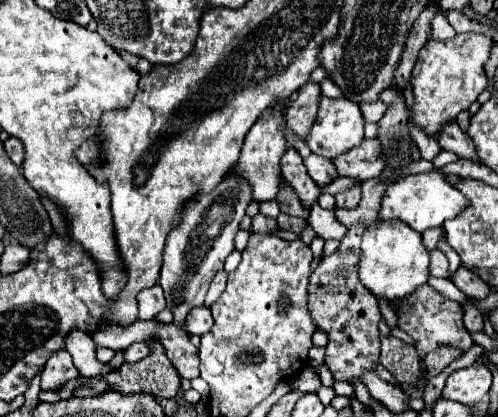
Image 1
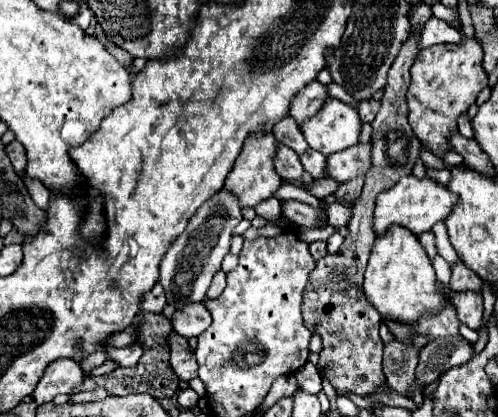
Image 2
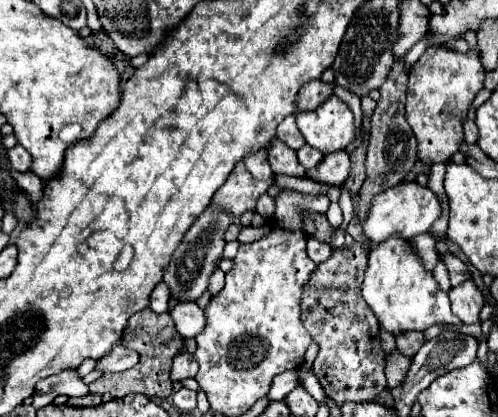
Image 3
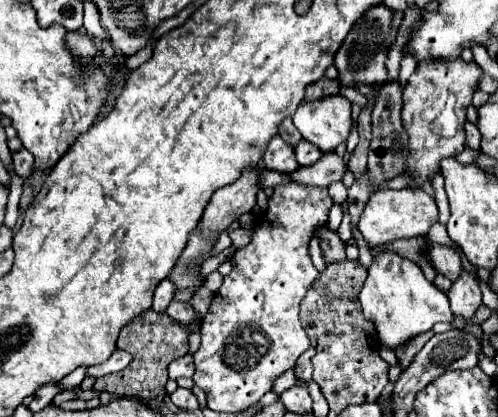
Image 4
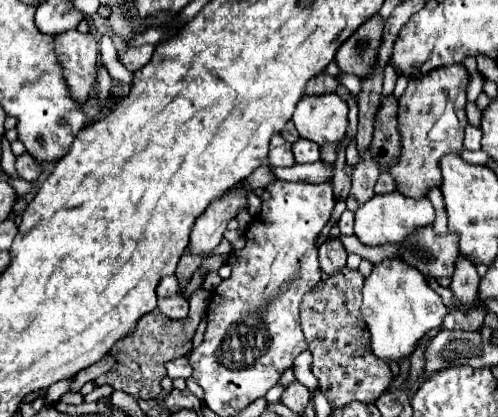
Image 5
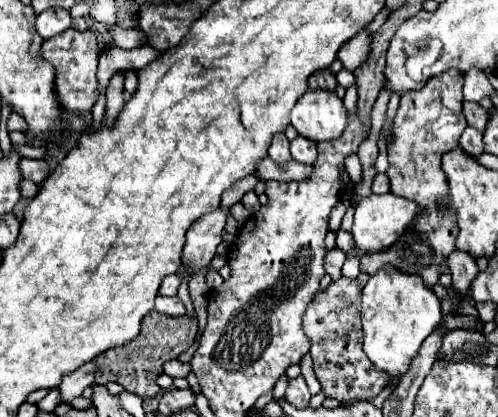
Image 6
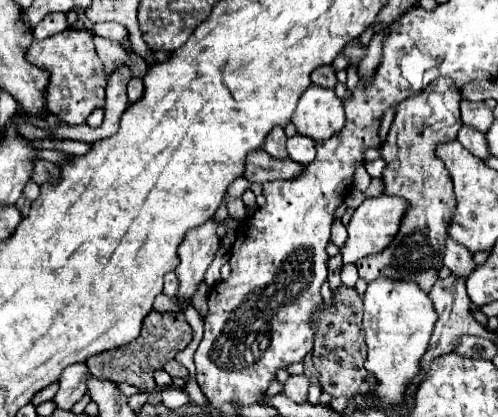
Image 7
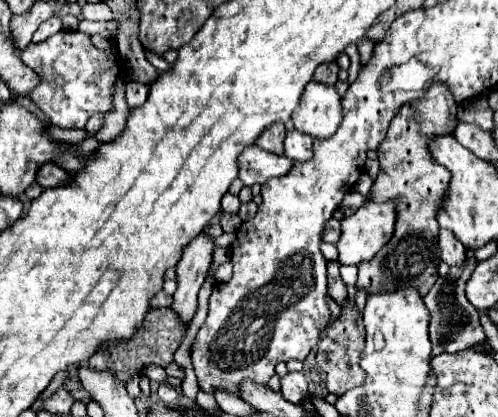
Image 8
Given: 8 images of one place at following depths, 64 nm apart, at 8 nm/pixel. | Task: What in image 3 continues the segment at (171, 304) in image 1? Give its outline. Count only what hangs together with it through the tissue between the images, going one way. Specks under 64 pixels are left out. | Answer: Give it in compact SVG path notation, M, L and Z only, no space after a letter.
M206 208L200 218L194 222L194 226L186 232L182 244L174 252L170 266L164 272L164 282L170 286L172 296L176 296L180 302L192 302L196 300L208 286L208 278L214 272L214 262L224 250L224 232L230 224L238 222L238 218L232 220L226 212L216 212L216 208Z

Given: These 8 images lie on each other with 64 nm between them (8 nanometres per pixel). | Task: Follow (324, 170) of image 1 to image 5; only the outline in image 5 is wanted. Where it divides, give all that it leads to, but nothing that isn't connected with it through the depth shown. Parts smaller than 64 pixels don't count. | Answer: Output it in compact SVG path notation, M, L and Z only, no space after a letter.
M300 138L292 144L292 154L294 154L296 162L300 162L300 164L320 160L320 148L316 144L312 144L310 140L304 140L304 138Z

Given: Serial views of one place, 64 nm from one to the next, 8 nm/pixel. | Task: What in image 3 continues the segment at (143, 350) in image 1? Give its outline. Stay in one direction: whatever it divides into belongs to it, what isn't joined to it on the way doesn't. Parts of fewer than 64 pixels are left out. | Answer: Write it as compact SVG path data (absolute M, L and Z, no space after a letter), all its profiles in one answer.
M116 344L108 356L104 356L100 362L96 362L94 370L102 372L102 374L106 374L106 372L122 372L122 370L128 370L128 368L136 366L136 362L138 362L136 352L124 348L122 344Z

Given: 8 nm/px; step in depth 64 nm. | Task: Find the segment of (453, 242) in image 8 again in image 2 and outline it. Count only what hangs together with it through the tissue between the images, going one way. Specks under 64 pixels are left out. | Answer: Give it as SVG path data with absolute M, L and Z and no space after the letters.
M454 292L450 296L450 302L456 308L458 320L464 322L468 328L478 330L482 326L482 294L476 292Z

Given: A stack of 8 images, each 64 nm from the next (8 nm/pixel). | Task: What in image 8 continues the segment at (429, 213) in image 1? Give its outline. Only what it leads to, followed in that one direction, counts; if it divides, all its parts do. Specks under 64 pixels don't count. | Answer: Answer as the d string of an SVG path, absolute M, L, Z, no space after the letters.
M368 202L366 206L358 208L352 216L342 220L340 228L340 240L336 242L338 248L338 262L340 264L362 264L366 260L372 260L376 252L390 240L394 232L394 222L396 222L396 206L394 202Z

